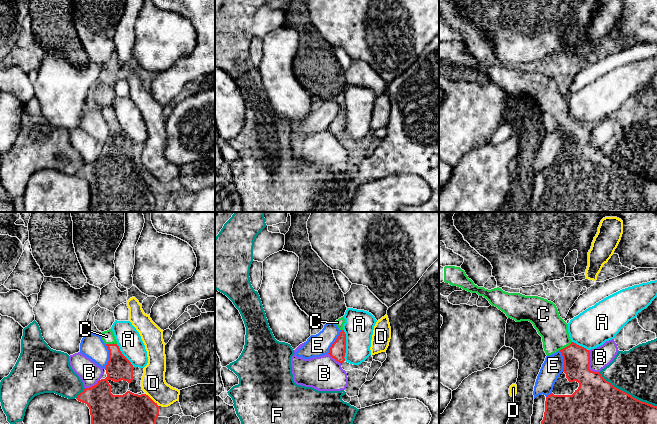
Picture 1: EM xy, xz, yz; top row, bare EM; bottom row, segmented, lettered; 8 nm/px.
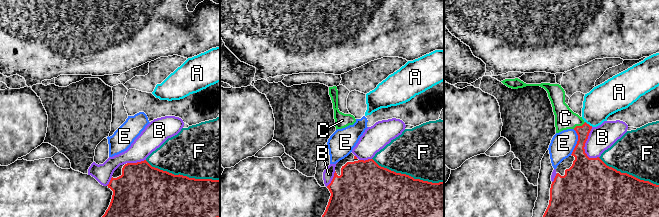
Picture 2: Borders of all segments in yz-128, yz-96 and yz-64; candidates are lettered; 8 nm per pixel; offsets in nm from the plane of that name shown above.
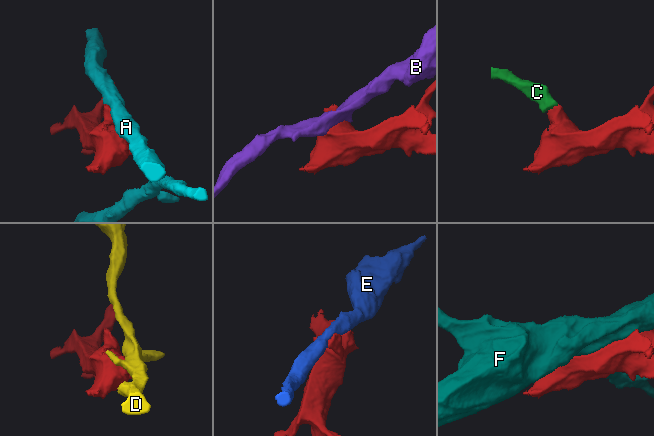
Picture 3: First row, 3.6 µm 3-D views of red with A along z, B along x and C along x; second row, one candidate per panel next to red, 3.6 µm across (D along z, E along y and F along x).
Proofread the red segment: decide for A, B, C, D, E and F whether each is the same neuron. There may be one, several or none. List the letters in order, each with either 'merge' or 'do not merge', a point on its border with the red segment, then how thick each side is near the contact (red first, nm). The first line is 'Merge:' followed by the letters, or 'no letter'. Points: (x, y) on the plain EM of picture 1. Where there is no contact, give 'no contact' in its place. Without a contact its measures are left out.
Merge: C
A: do not merge; contact xz (345, 121); calibres 130 and 240 nm
B: do not merge; contact yz (589, 140); calibres 280 and 170 nm
C: merge; contact yz (565, 123); calibres 220 and 220 nm
D: do not merge; contact xy (151, 175); calibres 440 and 200 nm
E: do not merge; contact xy (109, 132); calibres 200 and 190 nm
F: do not merge; contact yz (627, 169); calibres 500 and 360 nm

